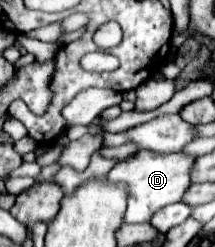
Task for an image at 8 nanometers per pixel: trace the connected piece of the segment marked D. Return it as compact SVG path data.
M138 151L136 155L128 157L116 164L110 171L110 181L124 181L128 183L128 209L124 215L126 223L148 223L150 217L170 205L182 201L182 195L192 185L192 169L194 169L196 155L188 153L154 153L154 151Z

